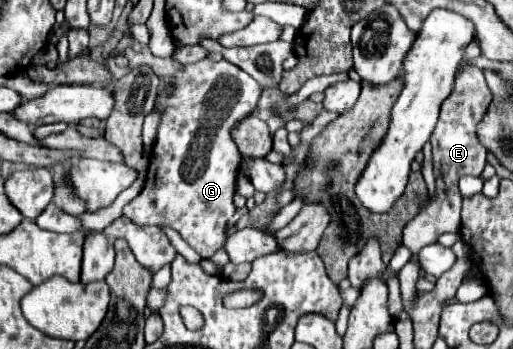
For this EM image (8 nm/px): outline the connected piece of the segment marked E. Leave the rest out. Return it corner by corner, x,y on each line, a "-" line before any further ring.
464,66
458,74
456,84
448,100
442,104
442,112
438,124
432,132
432,162
434,162
434,176
436,176
436,196
428,200
428,204
420,210
420,214
406,224
402,232
402,244
418,254
424,246
438,240
444,232
458,232
460,228
460,206
462,196
458,190
458,180
466,174
480,176
486,166
486,148
478,142
476,124
482,120
484,112
492,102
492,92
484,80
484,74
476,66

